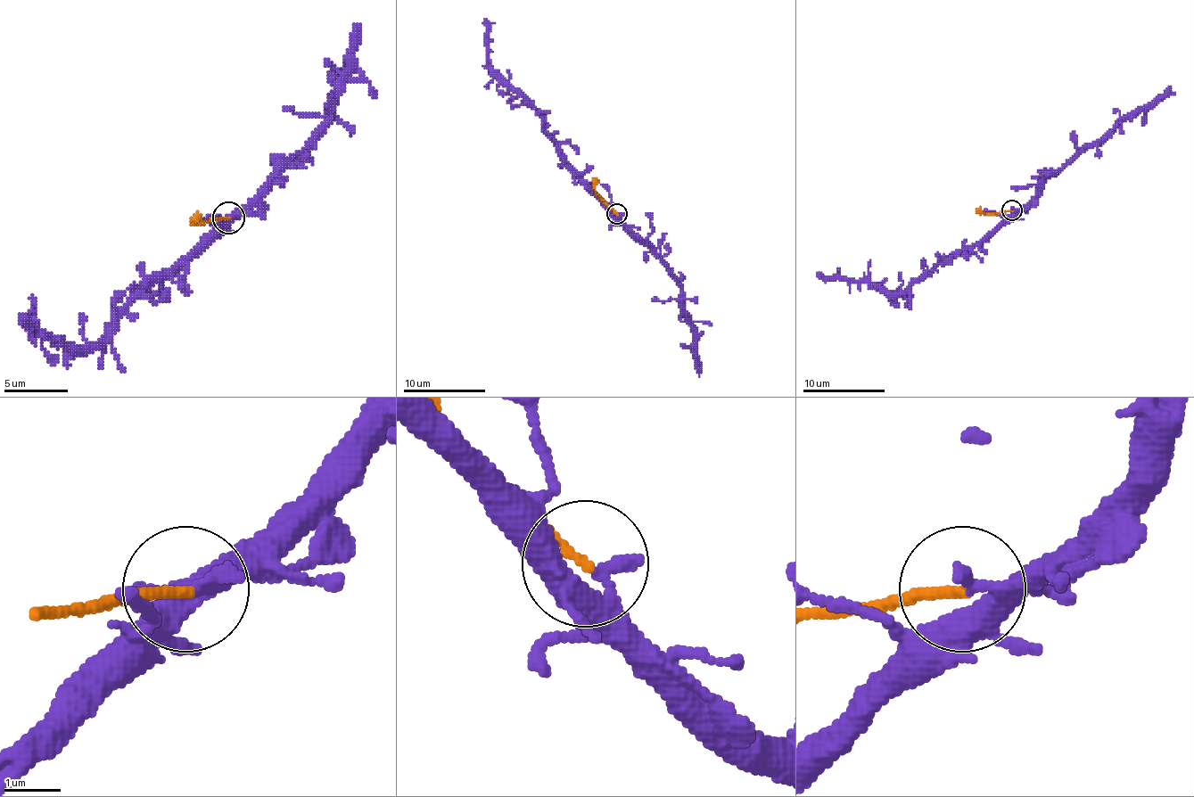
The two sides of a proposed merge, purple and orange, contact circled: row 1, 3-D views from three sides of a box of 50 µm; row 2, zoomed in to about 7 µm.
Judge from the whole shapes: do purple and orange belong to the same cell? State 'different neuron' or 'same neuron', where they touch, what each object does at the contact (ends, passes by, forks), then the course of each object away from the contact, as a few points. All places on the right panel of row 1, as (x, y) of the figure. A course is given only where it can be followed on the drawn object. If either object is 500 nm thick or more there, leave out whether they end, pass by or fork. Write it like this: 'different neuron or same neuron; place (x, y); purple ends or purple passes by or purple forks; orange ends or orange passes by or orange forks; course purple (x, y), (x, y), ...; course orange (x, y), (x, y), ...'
different neuron; place (1011, 210); purple passes by; orange ends; course purple (1013, 210), (958, 256), (942, 259), (896, 292), (880, 292), (860, 280), (823, 278), (817, 272); course orange (1011, 210), (988, 213), (976, 209)

